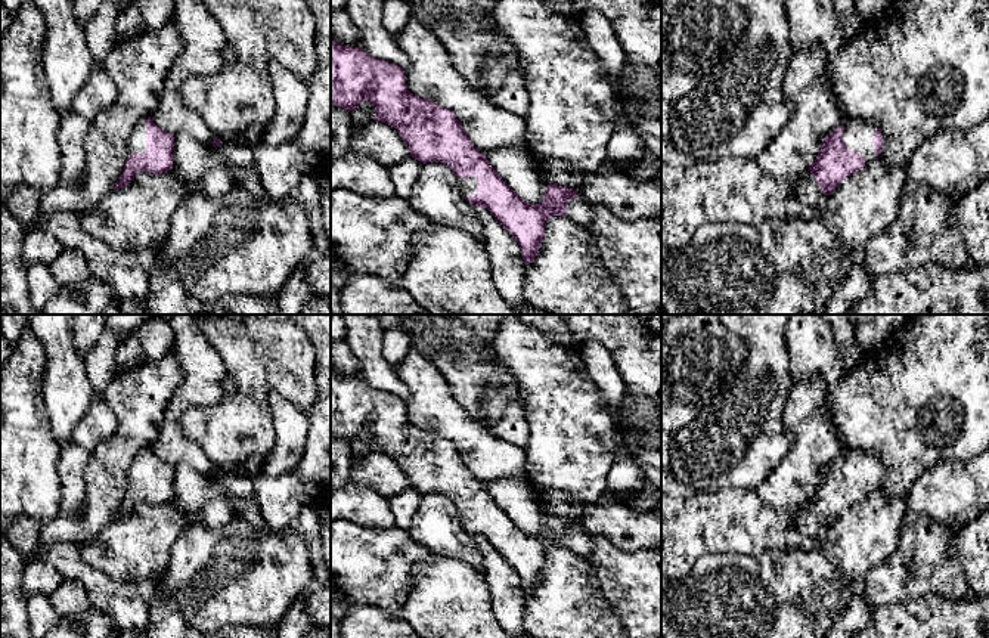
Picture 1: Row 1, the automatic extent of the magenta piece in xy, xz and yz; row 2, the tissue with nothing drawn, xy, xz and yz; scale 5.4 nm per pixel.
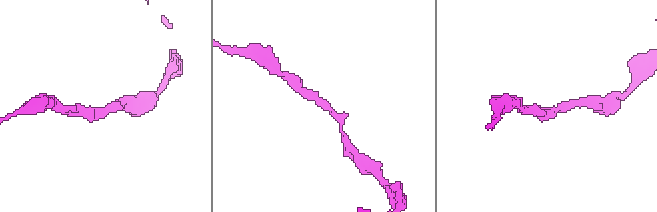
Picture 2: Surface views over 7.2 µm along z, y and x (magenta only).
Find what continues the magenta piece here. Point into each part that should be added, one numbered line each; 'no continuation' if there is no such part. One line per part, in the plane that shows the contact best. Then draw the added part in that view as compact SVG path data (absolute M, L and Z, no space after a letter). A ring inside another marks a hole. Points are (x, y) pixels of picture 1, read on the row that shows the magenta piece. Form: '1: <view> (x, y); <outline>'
1: xy (138, 139); M143 117L134 126L127 143L127 158L136 152L146 152L146 120L148 117Z

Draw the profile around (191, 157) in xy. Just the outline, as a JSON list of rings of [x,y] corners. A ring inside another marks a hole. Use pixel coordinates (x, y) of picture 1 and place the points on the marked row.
[[[189,133],[174,134],[171,171],[177,174],[189,193],[195,192],[196,182],[204,173],[223,165],[224,160],[213,145],[207,145]]]

